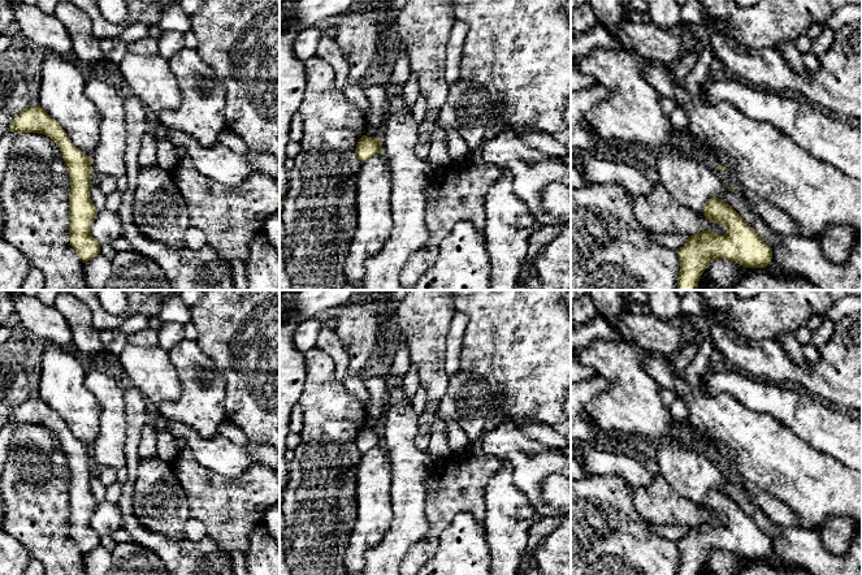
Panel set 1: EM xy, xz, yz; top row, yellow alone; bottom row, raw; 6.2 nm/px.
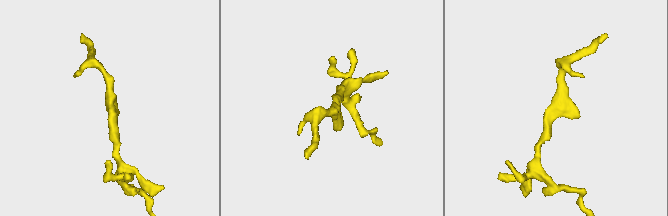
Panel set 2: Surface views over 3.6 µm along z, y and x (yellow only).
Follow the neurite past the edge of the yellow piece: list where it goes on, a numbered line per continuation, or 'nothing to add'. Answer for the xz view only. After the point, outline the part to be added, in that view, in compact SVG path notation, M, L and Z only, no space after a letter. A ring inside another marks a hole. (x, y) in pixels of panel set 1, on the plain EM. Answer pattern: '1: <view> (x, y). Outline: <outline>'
nothing to add

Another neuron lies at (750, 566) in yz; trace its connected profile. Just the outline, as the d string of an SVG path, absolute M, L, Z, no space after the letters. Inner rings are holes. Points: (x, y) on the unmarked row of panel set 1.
M745 559L735 575L814 575L794 565L774 566L764 559Z

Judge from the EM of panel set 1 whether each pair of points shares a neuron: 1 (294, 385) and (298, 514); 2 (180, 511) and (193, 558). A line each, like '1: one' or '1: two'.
1: two
2: two

